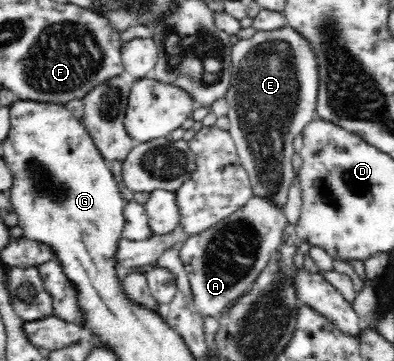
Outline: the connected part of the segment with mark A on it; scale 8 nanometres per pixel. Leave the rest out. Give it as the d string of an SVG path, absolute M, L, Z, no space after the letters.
M252 196L242 209L236 210L218 224L206 228L204 232L178 243L176 247L179 250L179 259L188 274L195 307L202 316L218 318L232 300L250 290L255 278L271 262L282 244L284 228L288 224L283 208L272 205L268 199Z

